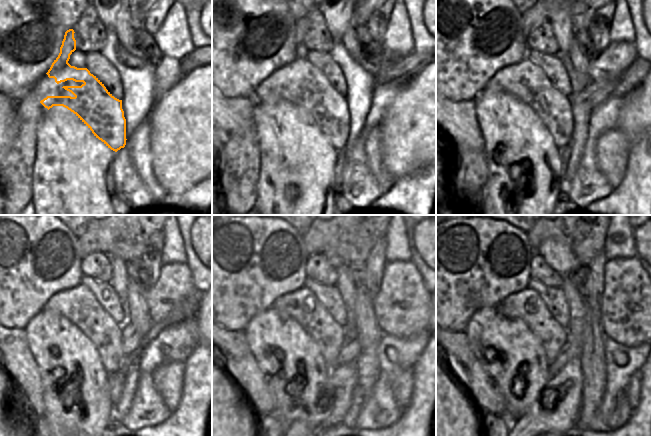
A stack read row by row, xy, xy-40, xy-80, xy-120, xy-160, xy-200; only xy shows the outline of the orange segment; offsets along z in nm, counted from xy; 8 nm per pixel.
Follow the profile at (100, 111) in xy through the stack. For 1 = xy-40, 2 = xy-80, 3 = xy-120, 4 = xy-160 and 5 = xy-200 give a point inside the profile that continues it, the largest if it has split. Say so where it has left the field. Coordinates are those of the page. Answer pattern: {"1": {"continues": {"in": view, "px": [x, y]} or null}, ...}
{"1": {"continues": {"in": "xy-40", "px": [329, 111]}}, "2": {"continues": {"in": "xy-80", "px": [553, 108]}}, "3": {"continues": {"in": "xy-120", "px": [106, 335]}}, "4": {"continues": {"in": "xy-160", "px": [329, 335]}}, "5": {"continues": {"in": "xy-200", "px": [539, 319]}}}

